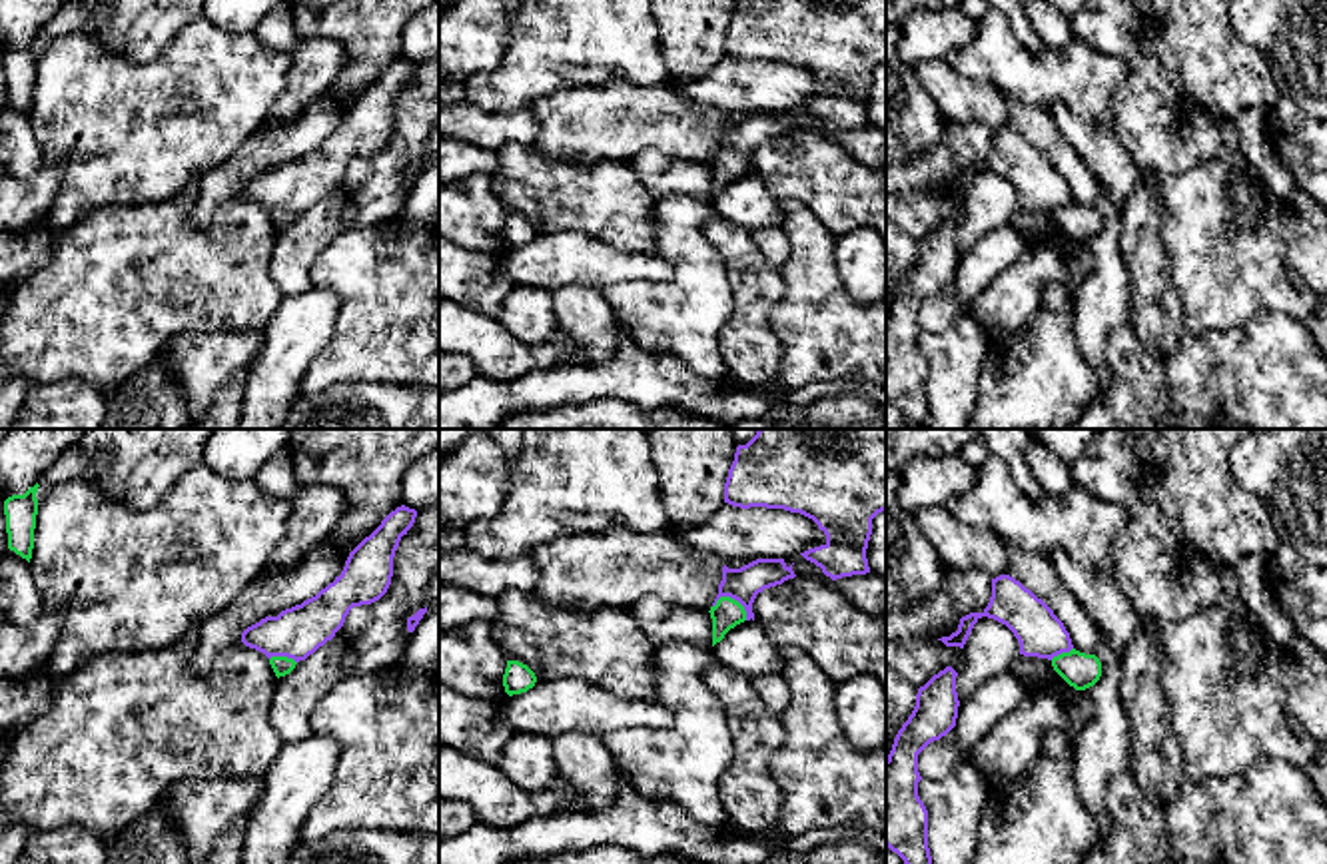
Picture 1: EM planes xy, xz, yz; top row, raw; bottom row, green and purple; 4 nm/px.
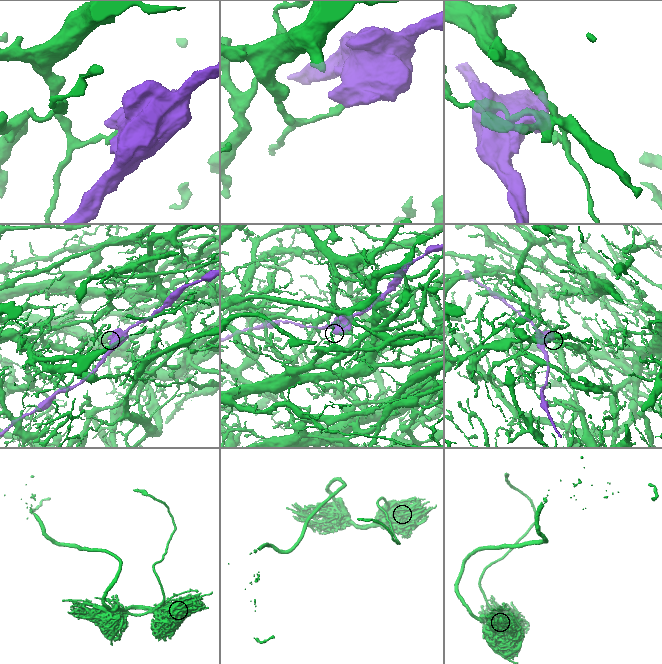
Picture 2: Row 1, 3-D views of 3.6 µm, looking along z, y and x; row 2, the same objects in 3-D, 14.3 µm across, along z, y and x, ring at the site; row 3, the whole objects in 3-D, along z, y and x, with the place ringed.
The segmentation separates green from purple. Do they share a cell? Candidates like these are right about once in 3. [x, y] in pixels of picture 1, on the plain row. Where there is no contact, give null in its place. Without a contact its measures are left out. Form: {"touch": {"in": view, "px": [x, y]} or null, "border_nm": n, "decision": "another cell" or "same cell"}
{"touch": {"in": "xz", "px": [733, 152]}, "border_nm": 160, "decision": "another cell"}

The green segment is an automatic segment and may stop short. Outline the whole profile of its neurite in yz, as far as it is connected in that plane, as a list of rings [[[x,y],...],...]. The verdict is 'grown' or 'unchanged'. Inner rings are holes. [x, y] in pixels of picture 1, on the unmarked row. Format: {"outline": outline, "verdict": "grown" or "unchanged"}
{"outline": [[[1076,202],[1052,212],[1054,223],[1076,243],[1094,239],[1102,229],[1102,216],[1096,208],[1086,208]]], "verdict": "unchanged"}

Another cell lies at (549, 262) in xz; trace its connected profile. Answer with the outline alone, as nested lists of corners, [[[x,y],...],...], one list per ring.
[[[575,229],[537,233],[527,245],[505,253],[505,269],[513,285],[549,293],[567,285],[585,285],[603,291],[607,285],[617,283],[664,281],[674,273],[672,263],[655,253],[629,253]]]

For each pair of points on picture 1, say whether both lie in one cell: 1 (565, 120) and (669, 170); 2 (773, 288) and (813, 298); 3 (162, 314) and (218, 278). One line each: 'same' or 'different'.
1: different
2: different
3: same

